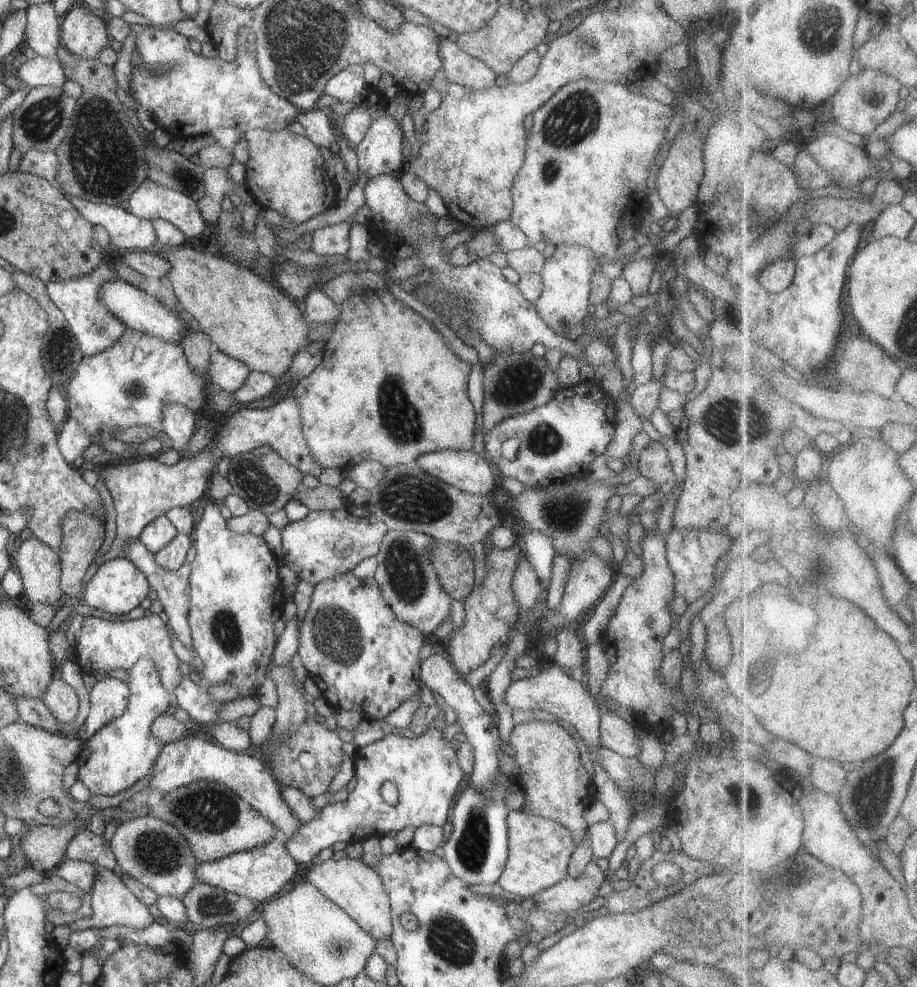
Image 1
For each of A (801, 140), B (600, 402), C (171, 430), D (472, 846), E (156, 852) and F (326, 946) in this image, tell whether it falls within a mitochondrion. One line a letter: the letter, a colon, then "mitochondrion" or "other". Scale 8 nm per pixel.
A: other
B: other
C: other
D: mitochondrion
E: mitochondrion
F: mitochondrion

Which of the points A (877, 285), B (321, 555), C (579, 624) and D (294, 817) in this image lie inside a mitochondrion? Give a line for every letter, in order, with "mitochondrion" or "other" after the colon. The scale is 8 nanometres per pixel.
A: other
B: other
C: other
D: other

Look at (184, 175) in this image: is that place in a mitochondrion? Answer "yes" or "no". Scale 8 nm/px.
yes

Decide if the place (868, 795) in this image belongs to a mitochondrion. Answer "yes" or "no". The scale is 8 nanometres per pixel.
yes

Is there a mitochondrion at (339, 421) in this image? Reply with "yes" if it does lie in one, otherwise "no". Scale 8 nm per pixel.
no

